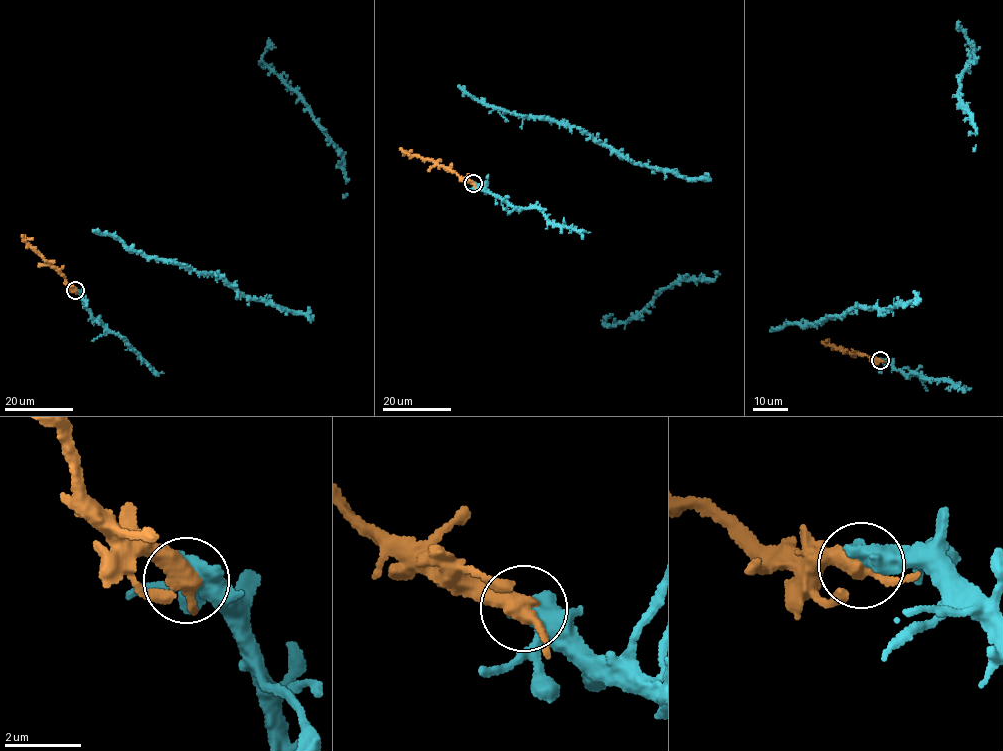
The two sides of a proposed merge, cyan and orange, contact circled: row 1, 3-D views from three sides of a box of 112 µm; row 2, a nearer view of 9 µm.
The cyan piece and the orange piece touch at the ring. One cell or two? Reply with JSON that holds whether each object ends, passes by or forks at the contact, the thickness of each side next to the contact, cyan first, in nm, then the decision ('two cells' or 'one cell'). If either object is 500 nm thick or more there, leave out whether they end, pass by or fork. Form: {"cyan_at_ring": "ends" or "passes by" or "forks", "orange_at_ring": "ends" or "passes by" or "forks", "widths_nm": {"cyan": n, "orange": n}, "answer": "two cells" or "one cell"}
{"cyan_at_ring": "passes by", "orange_at_ring": "passes by", "widths_nm": {"cyan": 440, "orange": 420}, "answer": "one cell"}

